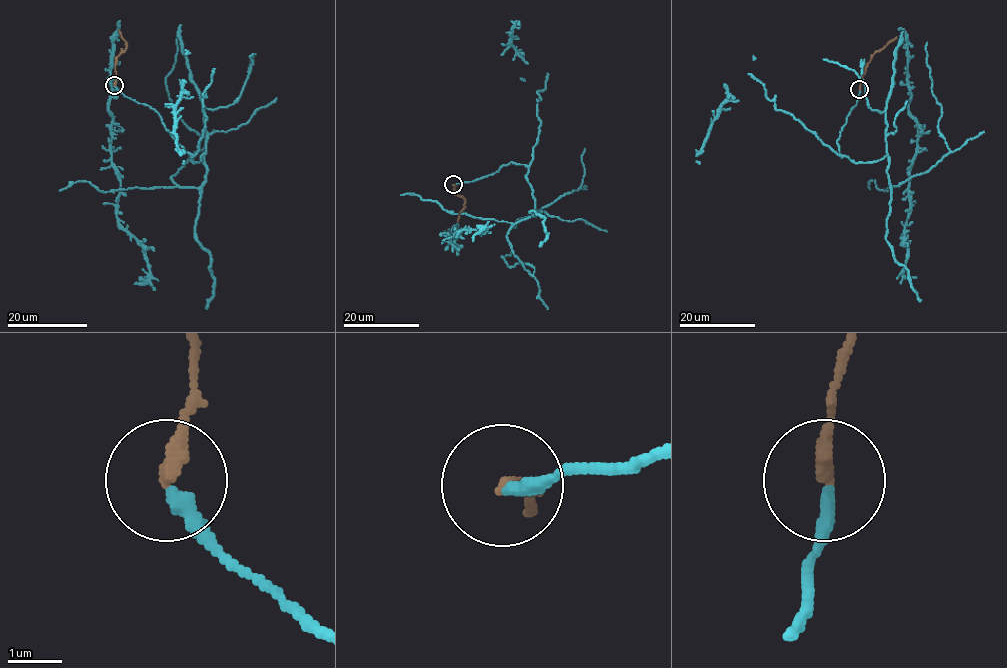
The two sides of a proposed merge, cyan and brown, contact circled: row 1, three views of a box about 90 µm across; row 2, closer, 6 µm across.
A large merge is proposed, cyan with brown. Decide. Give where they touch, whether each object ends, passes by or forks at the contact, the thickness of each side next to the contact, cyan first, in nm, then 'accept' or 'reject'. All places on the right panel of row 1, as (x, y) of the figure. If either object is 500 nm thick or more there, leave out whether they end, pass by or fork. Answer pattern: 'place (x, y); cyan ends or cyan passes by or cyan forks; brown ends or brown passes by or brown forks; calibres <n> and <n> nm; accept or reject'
place (859, 89); cyan ends; brown ends; calibres 280 and 280 nm; reject

